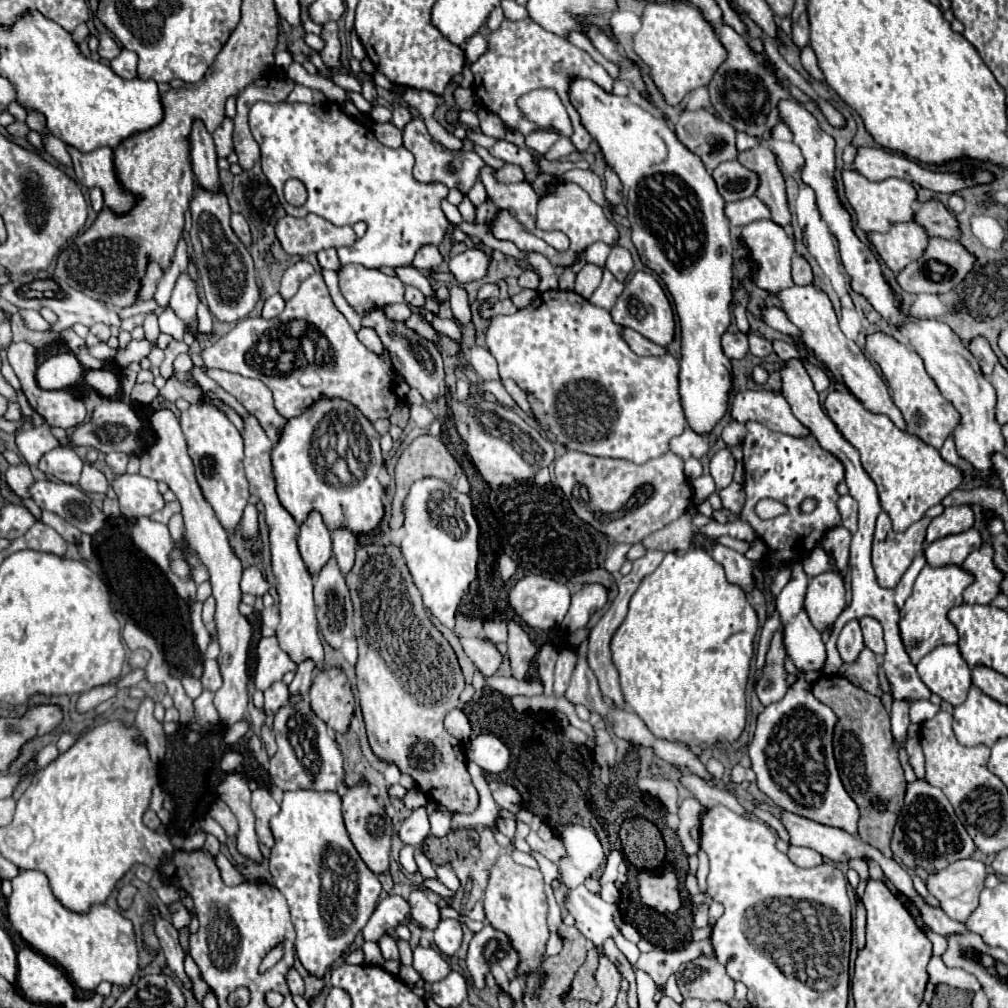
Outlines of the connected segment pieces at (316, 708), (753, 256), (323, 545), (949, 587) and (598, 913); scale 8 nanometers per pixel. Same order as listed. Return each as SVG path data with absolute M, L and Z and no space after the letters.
M324 669L316 673L310 687L312 711L334 731L344 735L354 715L354 695L340 669Z
M770 219L768 221L754 221L746 227L740 229L738 241L750 251L748 261L752 263L752 281L764 289L770 295L778 295L782 289L788 289L792 283L790 277L790 257L794 253L794 241L788 237L788 233L774 225Z
M310 513L310 517L300 525L298 547L310 575L316 577L332 557L332 535L318 513Z
M926 565L916 583L912 595L906 599L902 611L900 611L900 635L906 647L906 653L910 655L912 663L916 665L924 655L934 651L938 645L954 645L958 643L958 633L954 625L948 621L946 613L962 603L962 591L970 585L972 577L958 565L946 565L946 567L930 567Z
M580 885L568 891L566 909L576 919L576 927L582 931L584 937L594 941L596 945L602 945L602 939L614 939L616 947L626 955L626 959L636 965L640 951L614 925L614 903L606 903L600 895L590 893L584 885Z

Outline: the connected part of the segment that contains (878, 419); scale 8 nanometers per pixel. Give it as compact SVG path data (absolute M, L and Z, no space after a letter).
M832 391L824 401L824 409L842 437L858 449L864 471L878 487L880 505L890 515L894 531L906 531L924 517L926 509L940 503L962 481L960 469L946 463L940 453L922 443L918 437L900 431L886 415L874 415L848 391Z

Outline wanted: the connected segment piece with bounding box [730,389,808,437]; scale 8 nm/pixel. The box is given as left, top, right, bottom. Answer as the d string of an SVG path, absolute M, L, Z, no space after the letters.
M766 389L736 393L730 415L738 423L758 421L772 431L790 433L794 437L804 437L808 433L808 429L792 415L786 399L780 393Z

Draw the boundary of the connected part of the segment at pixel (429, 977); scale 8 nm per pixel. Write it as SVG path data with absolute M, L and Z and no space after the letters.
M424 947L414 949L414 969L426 983L442 981L450 973L450 965L446 963L446 959L432 947L430 949L424 949Z

